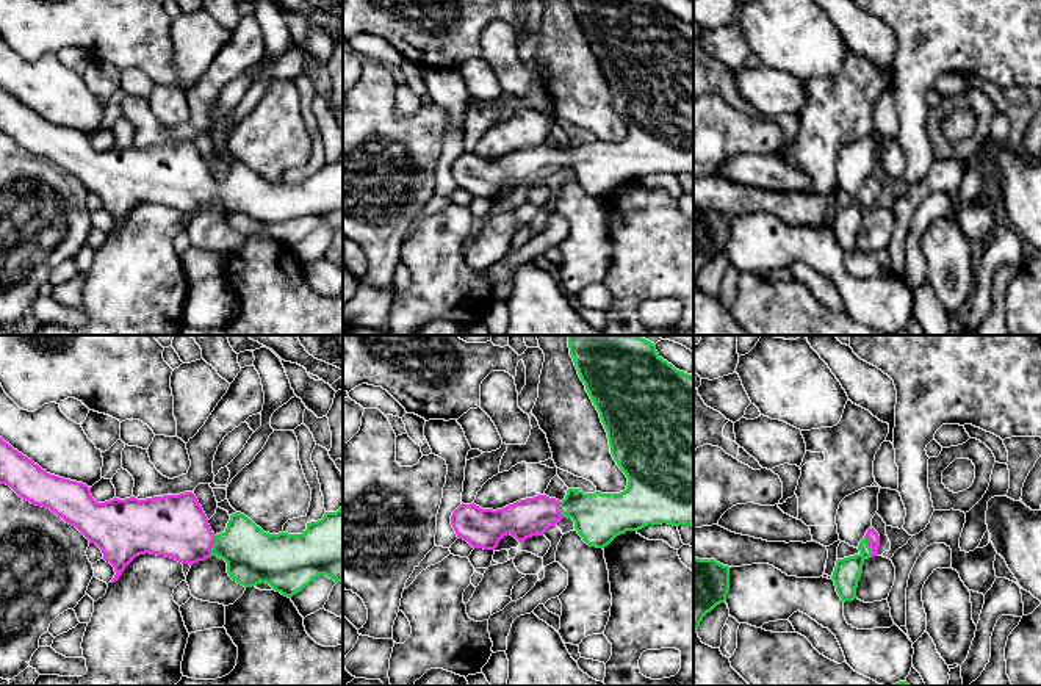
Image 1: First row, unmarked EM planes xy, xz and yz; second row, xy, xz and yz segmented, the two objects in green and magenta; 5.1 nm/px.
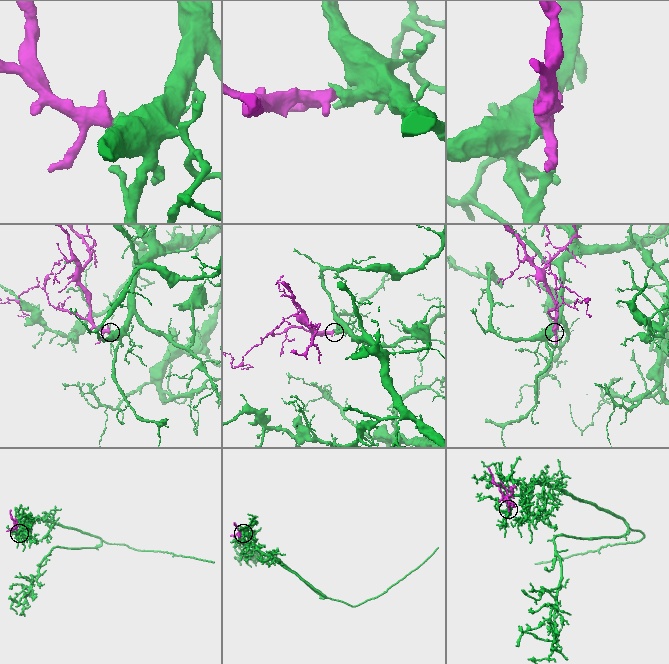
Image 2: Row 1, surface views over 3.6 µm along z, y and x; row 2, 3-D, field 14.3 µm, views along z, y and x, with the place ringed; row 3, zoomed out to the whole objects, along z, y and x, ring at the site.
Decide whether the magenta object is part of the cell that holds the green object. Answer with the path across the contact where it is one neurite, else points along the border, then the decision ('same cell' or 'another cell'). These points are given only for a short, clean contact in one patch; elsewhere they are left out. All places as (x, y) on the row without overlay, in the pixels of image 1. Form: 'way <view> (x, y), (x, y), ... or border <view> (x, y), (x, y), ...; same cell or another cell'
way yz (847, 221), (869, 196), (872, 185); same cell

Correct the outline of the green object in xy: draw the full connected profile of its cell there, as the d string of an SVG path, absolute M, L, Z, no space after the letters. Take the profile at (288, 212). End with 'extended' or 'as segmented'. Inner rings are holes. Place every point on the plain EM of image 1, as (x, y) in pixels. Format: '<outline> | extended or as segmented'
M2 86L0 133L9 135L31 153L50 158L75 175L89 193L95 193L102 199L103 208L114 216L116 224L111 232L119 229L136 205L146 202L189 215L218 205L227 211L227 222L238 233L252 236L266 232L288 247L319 224L326 224L335 232L343 230L343 155L337 161L326 161L318 171L307 172L302 183L265 182L241 161L232 163L225 180L214 183L193 141L146 149L114 146L110 150L97 152L86 133L47 122Z | extended

